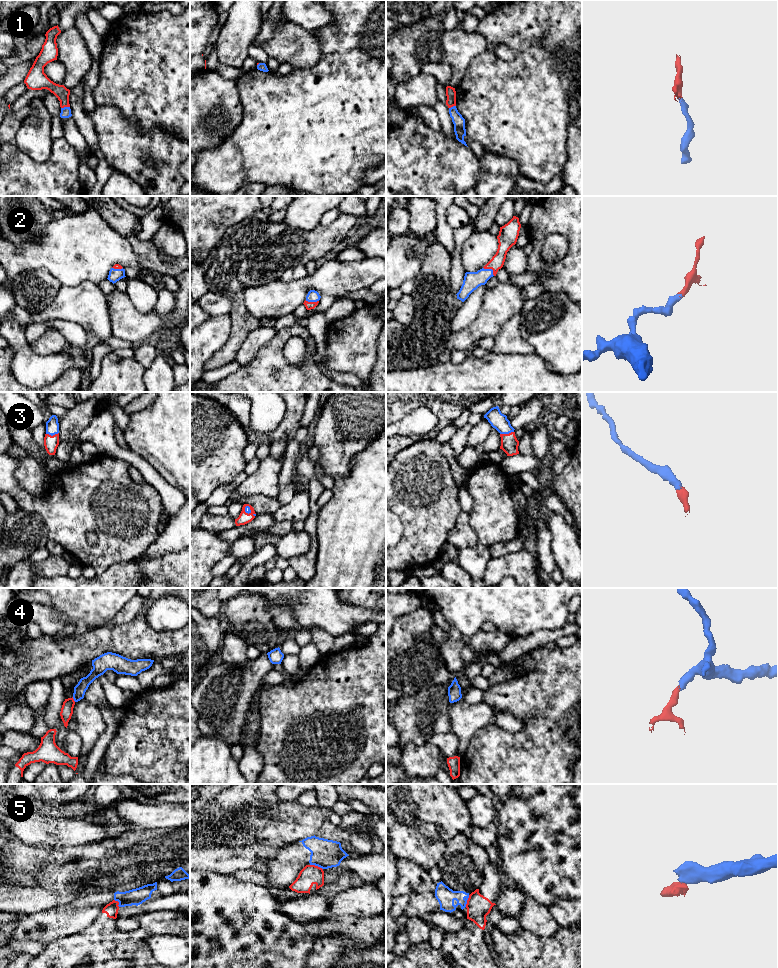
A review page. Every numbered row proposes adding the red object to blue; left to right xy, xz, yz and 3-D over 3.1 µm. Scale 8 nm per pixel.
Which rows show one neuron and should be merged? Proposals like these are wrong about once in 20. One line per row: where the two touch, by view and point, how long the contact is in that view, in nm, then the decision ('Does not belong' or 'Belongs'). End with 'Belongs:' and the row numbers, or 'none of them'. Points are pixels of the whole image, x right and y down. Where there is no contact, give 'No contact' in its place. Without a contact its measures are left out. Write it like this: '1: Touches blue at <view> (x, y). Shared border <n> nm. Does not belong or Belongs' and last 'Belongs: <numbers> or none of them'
1: Touches blue at xy (65, 107). Shared border 70 nm. Belongs
2: Touches blue at yz (490, 269). Shared border 120 nm. Belongs
3: Touches blue at yz (506, 433). Shared border 110 nm. Belongs
4: Touches blue at xy (73, 698). Shared border 50 nm. Belongs
5: Touches blue at xz (316, 865). Shared border 110 nm. Does not belong
Belongs: 1, 2, 3, 4

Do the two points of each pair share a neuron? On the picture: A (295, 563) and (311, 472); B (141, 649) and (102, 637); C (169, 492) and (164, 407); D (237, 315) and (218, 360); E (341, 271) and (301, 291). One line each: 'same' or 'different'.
A: same
B: same
C: different
D: same
E: same

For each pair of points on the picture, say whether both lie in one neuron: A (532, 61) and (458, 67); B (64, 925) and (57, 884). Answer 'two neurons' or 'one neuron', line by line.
A: two neurons
B: two neurons

